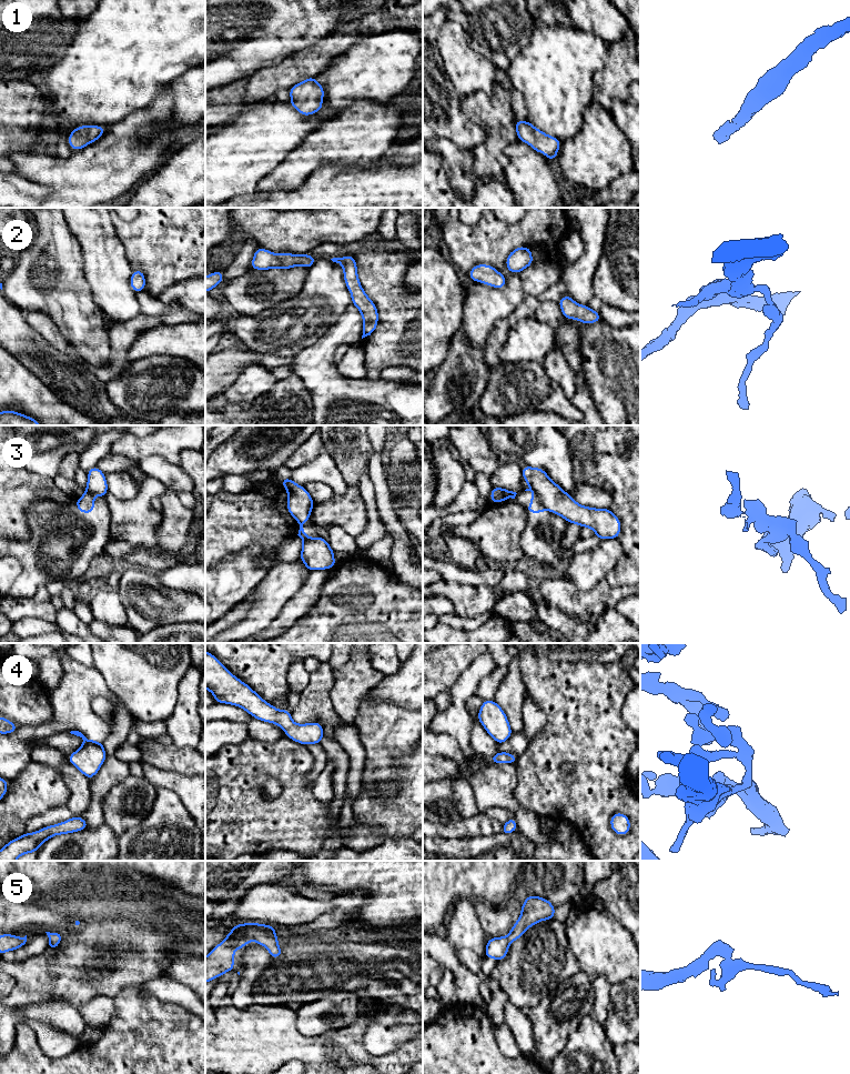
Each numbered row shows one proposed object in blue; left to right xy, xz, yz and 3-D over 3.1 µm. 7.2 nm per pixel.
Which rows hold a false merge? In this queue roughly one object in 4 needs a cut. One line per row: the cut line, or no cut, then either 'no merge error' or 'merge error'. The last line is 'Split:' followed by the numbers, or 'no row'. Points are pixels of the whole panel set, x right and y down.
1: cut none; no merge error
2: cut none; no merge error
3: cut yz (535, 492), (545, 508); merge error
4: cut none; no merge error
5: cut none; no merge error
Split: 3

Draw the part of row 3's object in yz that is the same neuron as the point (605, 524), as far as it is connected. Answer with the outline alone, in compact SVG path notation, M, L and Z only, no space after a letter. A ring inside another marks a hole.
M524 465L522 474L529 489L539 495L546 510L560 515L567 523L593 529L595 535L601 541L619 538L620 520L610 509L595 509L578 504L540 468Z

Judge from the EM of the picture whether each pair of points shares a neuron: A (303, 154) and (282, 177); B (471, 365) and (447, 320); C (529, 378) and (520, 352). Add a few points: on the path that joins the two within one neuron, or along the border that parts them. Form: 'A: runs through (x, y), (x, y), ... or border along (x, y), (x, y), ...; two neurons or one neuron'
A: runs through (299, 160), (287, 171); one neuron
B: border along (459, 328), (454, 333), (447, 353), (444, 357); two neurons
C: border along (501, 360), (517, 363), (533, 362); two neurons

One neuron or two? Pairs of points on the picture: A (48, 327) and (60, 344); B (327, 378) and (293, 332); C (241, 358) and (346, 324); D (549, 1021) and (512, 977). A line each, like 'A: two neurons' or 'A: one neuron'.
A: one neuron
B: two neurons
C: two neurons
D: two neurons

